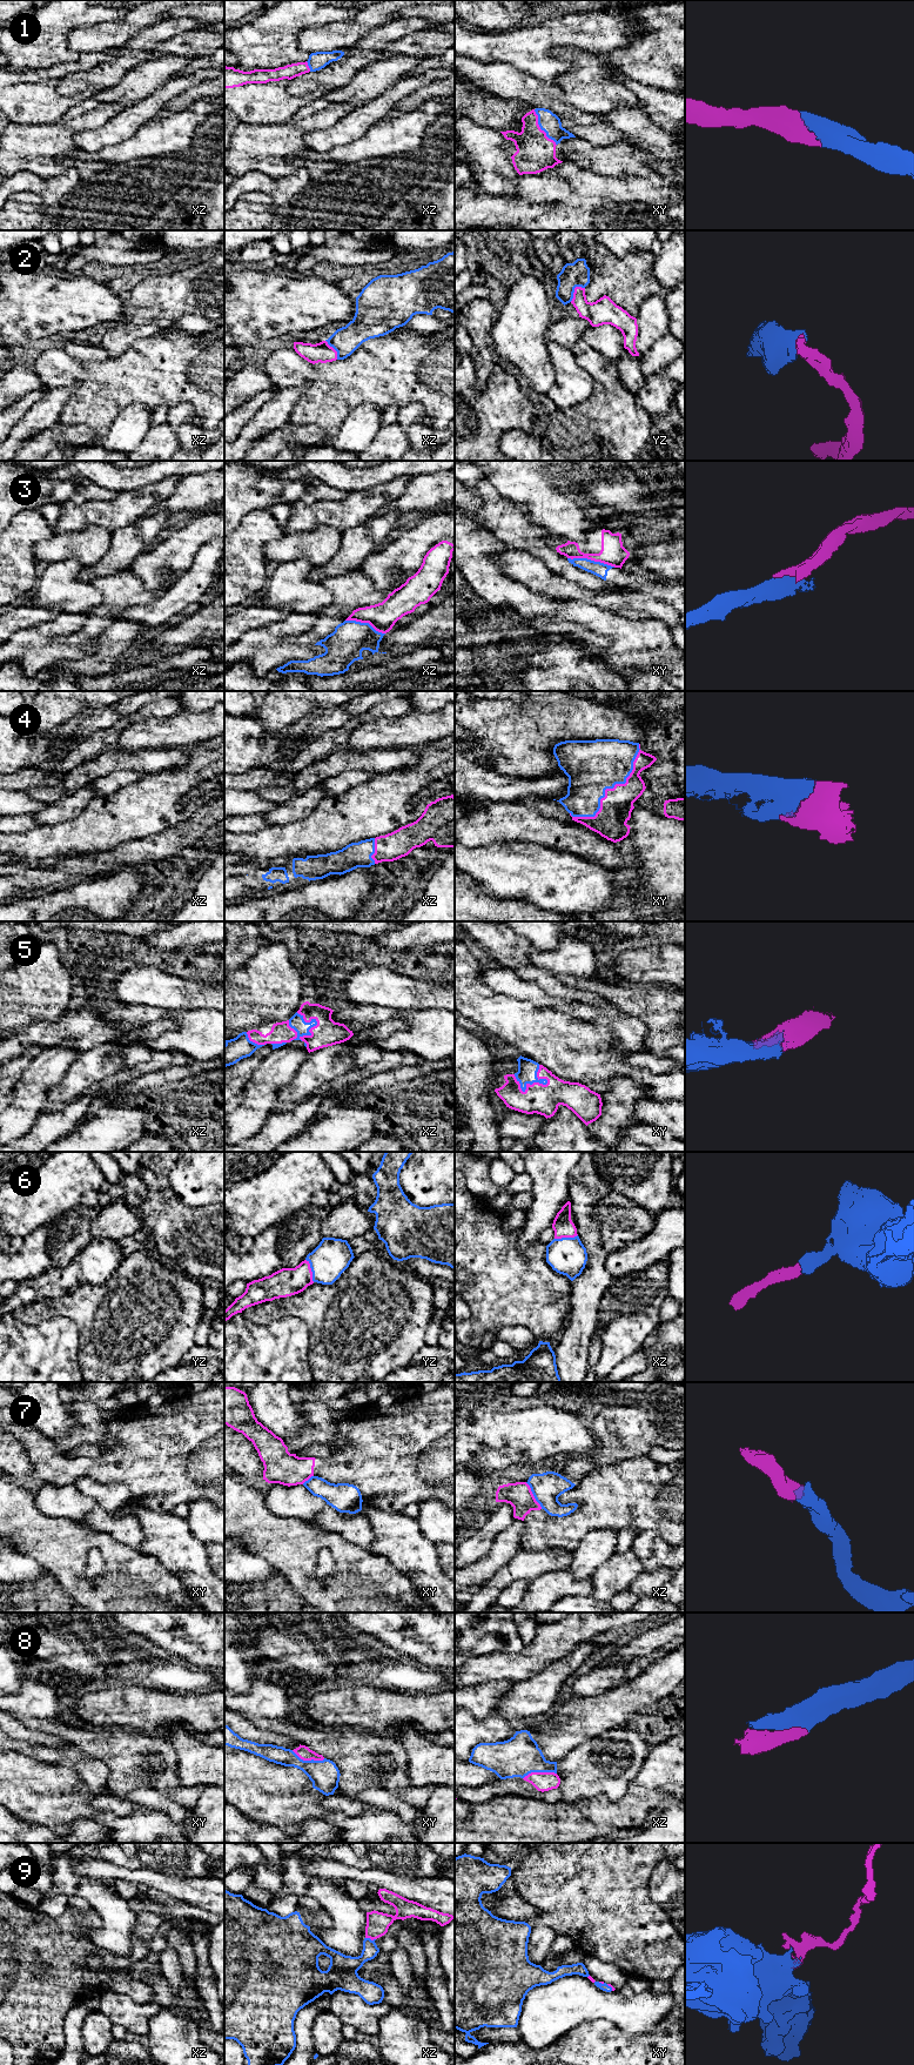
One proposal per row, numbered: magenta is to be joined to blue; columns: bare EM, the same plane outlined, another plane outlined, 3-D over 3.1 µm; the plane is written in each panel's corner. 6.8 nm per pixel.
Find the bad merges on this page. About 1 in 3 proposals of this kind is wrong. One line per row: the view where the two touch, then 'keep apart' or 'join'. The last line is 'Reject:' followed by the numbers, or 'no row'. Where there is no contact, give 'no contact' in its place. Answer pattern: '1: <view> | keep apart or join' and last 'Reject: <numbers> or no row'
1: xy | join
2: yz | keep apart
3: xy | keep apart
4: xy | join
5: xz | join
6: yz | join
7: xz | keep apart
8: xz | join
9: xz | join
Reject: 2, 3, 7

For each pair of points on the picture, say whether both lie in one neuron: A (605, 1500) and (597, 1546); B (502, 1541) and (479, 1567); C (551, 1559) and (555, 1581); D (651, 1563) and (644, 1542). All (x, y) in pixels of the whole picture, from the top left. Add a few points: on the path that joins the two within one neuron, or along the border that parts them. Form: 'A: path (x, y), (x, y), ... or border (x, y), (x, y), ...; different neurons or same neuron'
A: border (617, 1530), (592, 1529), (577, 1544); different neurons
B: path (501, 1548), (486, 1562); same neuron
C: border (566, 1569), (543, 1573), (529, 1582); different neurons
D: path (645, 1559), (645, 1548); same neuron

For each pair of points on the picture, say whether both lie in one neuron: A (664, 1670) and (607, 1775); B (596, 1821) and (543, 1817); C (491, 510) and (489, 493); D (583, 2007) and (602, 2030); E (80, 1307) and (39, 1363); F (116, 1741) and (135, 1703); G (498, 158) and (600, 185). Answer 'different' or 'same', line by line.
A: different
B: same
C: same
D: different
E: different
F: different
G: different

